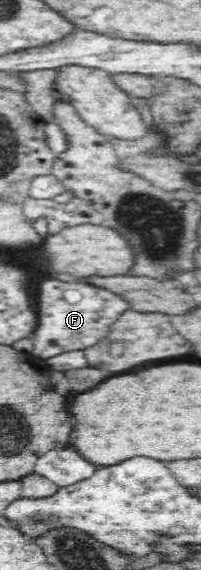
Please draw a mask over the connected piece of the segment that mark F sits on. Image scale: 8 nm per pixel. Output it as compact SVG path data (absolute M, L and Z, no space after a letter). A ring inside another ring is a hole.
M54 279L42 281L38 297L38 327L32 333L31 342L34 349L31 354L48 359L64 351L86 349L88 345L100 341L100 337L104 337L104 333L112 329L116 317L126 309L128 305L120 297L104 289L96 289L84 283L60 283ZM110 313L114 313L114 317Z

